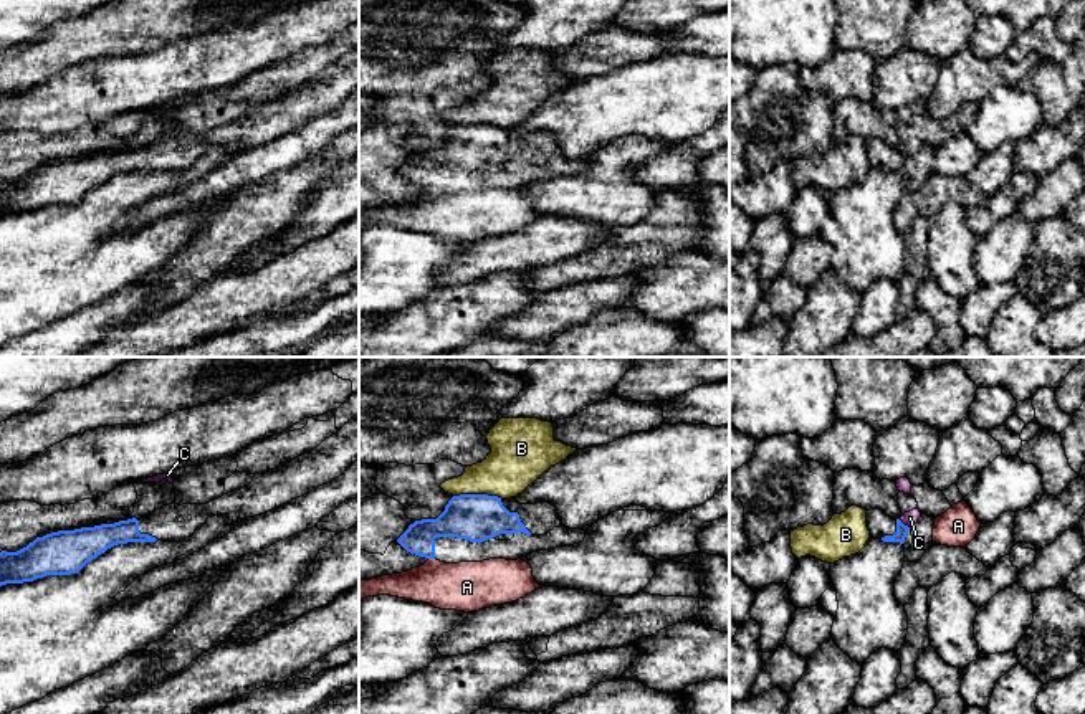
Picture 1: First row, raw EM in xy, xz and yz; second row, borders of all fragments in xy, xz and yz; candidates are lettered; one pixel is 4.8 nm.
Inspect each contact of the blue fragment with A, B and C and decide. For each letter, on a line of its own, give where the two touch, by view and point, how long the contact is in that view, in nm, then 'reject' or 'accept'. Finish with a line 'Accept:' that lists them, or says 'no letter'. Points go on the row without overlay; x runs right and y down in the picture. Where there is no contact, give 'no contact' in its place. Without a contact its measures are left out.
A: xz (432, 187) | 30 nm | reject
B: xz (478, 124) | 240 nm | reject
C: yz (902, 152) | 70 nm | reject
Accept: no letter

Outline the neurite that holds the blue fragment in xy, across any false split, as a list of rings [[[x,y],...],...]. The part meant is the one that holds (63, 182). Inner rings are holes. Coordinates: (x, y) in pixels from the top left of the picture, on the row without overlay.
[[[359,48],[351,50],[318,78],[255,104],[248,116],[205,134],[169,134],[147,147],[58,160],[36,167],[17,182],[0,182],[0,217],[46,205],[71,205],[117,174],[184,170],[212,145],[241,152],[301,127],[339,107],[359,89]]]

